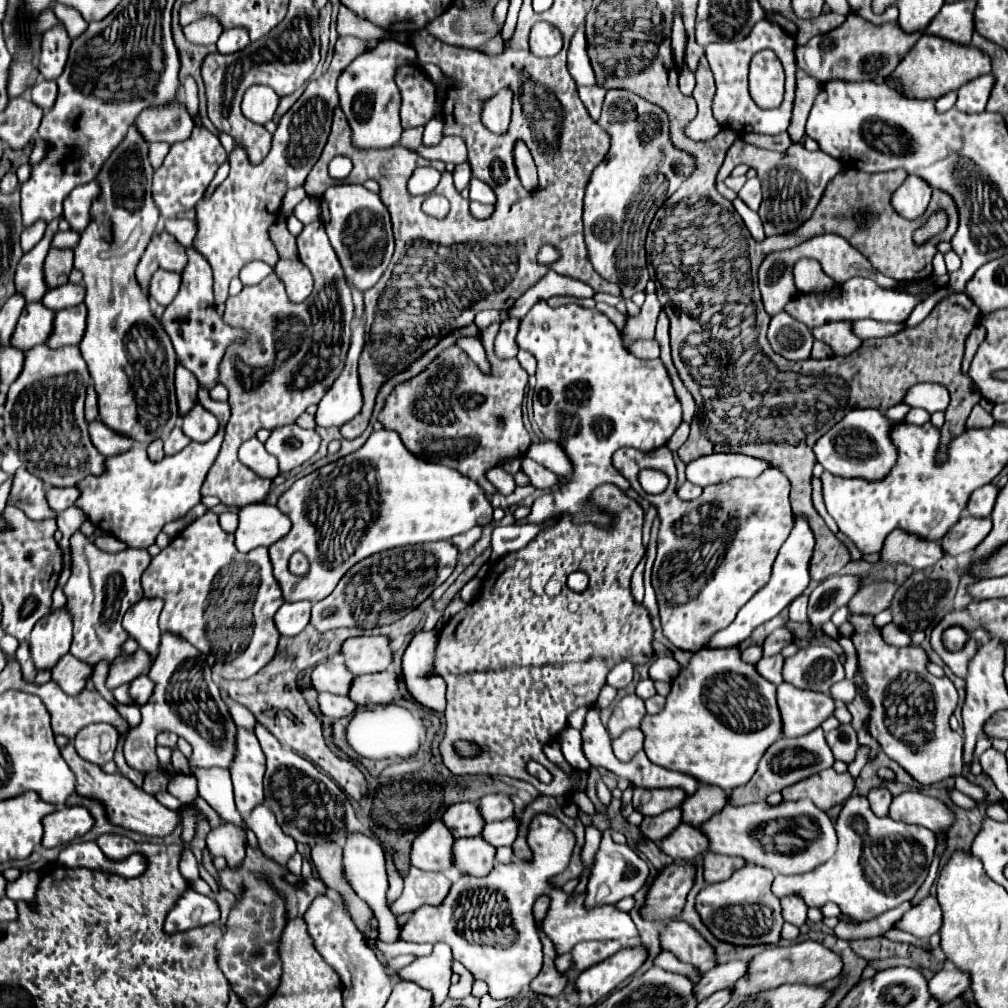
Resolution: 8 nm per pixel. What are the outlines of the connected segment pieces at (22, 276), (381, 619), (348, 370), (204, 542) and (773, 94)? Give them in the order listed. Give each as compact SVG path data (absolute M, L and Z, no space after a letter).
M61 215L59 219L55 219L47 225L43 239L31 251L27 251L17 265L15 289L17 289L17 293L23 293L25 301L41 301L41 297L47 291L47 285L43 279L43 259L49 251L53 235L59 231L58 226L62 218Z
M447 541L405 545L375 553L351 567L335 591L313 605L309 623L321 633L339 627L373 629L389 625L401 619L407 611L419 607L433 593L433 589L451 575L457 555L457 547Z
M363 323L353 331L351 341L355 341L355 345L349 347L343 373L339 373L331 389L325 393L325 397L317 405L315 423L319 427L341 427L343 423L353 419L363 407L363 397L361 397L359 377L357 377L357 359L365 343Z
M213 511L187 525L143 573L145 599L163 599L163 611L159 619L161 633L175 633L195 645L211 665L213 673L223 679L247 679L255 675L275 655L279 633L273 623L273 615L283 605L281 589L273 577L271 561L265 547L253 549L251 553L239 553L233 545L233 535L219 527L219 519Z
M759 51L749 67L749 93L762 109L780 106L784 98L785 74L773 51Z

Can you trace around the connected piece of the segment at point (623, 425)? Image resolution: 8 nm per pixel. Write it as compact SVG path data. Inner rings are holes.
M537 301L521 319L515 339L519 349L529 351L537 359L537 385L533 389L535 423L549 441L563 447L573 465L571 477L555 491L537 497L531 505L531 513L525 519L517 519L515 525L543 525L547 517L555 517L563 511L569 511L577 523L593 521L599 525L607 525L609 515L587 515L585 501L589 493L601 483L615 483L623 491L629 489L629 481L623 479L623 475L611 465L611 455L621 447L633 447L639 451L659 449L669 441L669 437L681 423L679 399L673 393L667 369L661 359L643 361L631 355L623 347L617 327L603 313L599 313L597 309L583 309L579 305L561 305L553 309L547 305L547 301Z

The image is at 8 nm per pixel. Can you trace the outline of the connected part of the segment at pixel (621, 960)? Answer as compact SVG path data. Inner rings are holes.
M641 945L633 949L623 947L607 961L601 961L599 965L591 965L583 973L579 973L579 977L575 979L575 995L579 999L579 1005L591 1007L599 1003L621 981L633 975L641 967L645 957L647 957L647 951Z

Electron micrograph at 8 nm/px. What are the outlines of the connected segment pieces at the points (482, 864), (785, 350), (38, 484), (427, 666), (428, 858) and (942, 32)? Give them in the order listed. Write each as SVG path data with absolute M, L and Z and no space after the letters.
M471 837L471 839L457 839L453 845L453 867L459 869L461 875L471 875L471 877L485 877L495 865L495 847L485 843L481 837Z
M779 313L771 319L767 339L775 347L775 351L785 359L799 361L811 355L811 331L793 317L787 317L787 313Z
M19 467L17 473L13 475L13 485L11 485L11 493L9 493L7 503L19 507L29 519L57 517L57 513L51 511L45 501L43 481L29 475L27 469L23 469L23 467Z
M417 631L403 653L401 669L411 697L434 711L443 712L447 703L446 683L441 675L431 673L435 643L435 631Z
M433 821L411 845L411 865L423 871L445 871L451 867L453 835L441 823Z
M975 1L945 3L923 33L953 41L957 45L969 45L973 35L973 9Z

